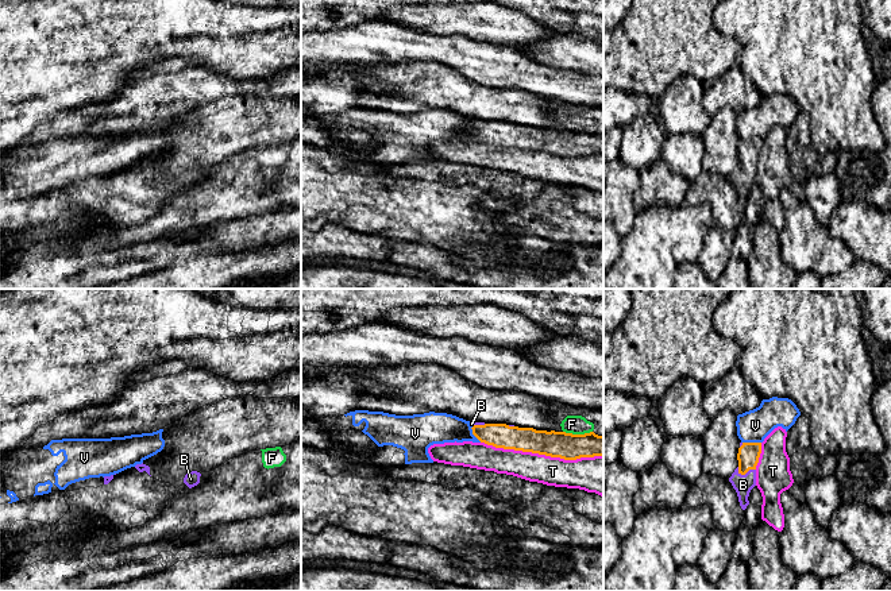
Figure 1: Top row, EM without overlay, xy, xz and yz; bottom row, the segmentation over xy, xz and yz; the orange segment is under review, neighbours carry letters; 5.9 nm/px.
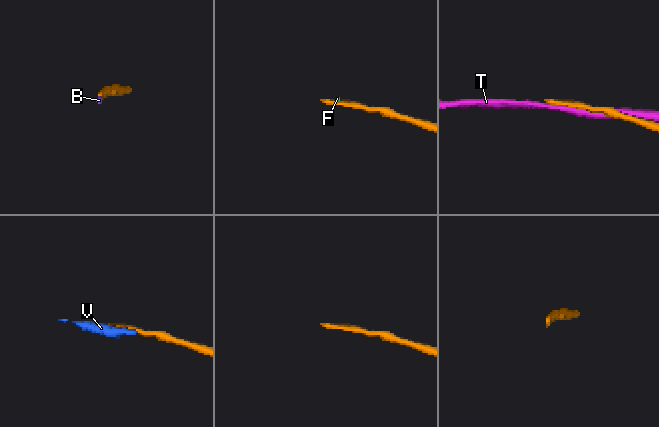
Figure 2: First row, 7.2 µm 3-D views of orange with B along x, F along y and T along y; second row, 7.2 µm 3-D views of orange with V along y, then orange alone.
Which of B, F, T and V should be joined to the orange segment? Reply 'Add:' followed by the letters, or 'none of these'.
Add: B

